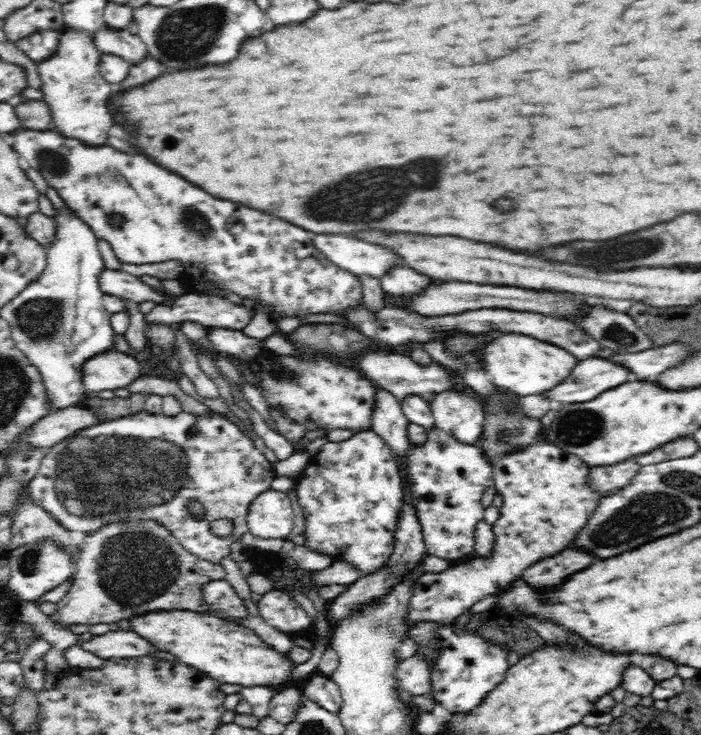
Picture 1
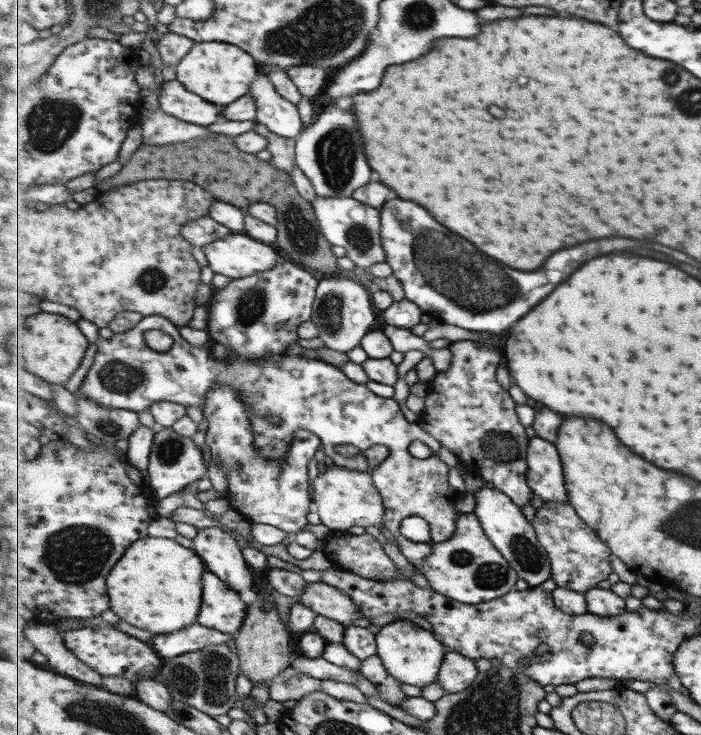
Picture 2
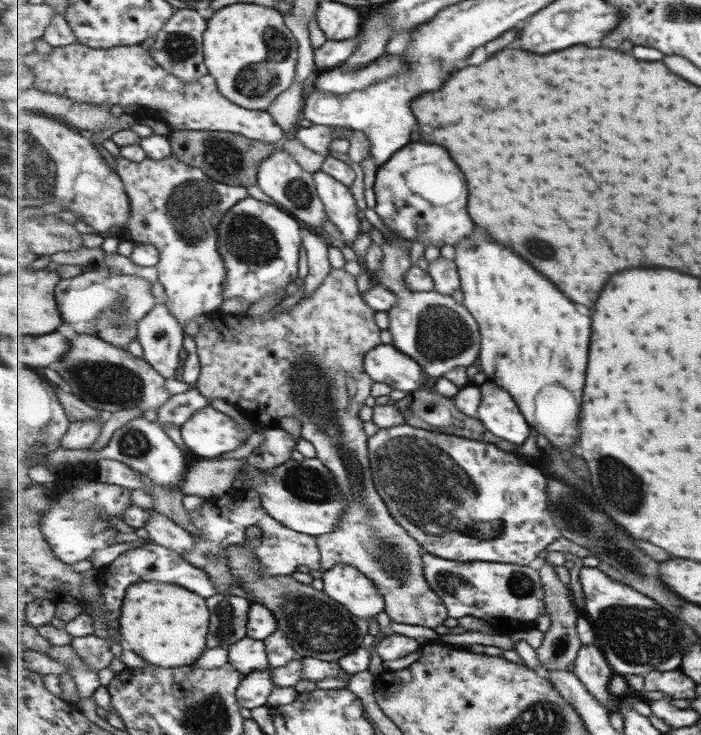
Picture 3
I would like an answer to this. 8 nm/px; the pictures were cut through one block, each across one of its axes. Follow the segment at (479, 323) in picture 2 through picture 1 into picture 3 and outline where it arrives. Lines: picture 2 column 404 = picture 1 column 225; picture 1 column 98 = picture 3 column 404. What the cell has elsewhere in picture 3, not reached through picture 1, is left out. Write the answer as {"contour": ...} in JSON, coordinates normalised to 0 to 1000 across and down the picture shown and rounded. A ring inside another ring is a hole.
{"contour":[[[589,193],[568,204],[549,223],[538,227],[532,259],[536,265],[534,286],[545,298],[545,302],[562,316],[568,316],[573,324],[582,328],[601,329],[606,337],[612,335],[645,333],[665,327],[675,318],[678,305],[666,288],[666,272],[669,272],[669,256],[660,231],[649,223],[649,218],[641,212],[638,201],[623,196],[603,196]]]}

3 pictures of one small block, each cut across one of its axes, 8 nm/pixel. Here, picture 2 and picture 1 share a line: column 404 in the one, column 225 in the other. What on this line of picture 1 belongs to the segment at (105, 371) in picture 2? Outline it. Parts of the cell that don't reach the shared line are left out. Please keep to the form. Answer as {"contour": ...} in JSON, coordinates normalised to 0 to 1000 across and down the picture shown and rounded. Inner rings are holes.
{"contour":[[[300,558],[291,566],[280,566],[280,563],[270,563],[264,559],[254,559],[248,566],[237,566],[234,562],[211,563],[210,561],[197,559],[195,562],[175,566],[174,569],[148,571],[146,576],[128,580],[123,585],[111,586],[108,590],[98,593],[86,604],[74,607],[66,612],[60,622],[56,648],[51,648],[43,657],[43,673],[60,691],[70,695],[71,701],[94,721],[110,724],[134,724],[136,720],[143,718],[157,710],[157,707],[223,707],[228,710],[243,725],[255,733],[261,746],[270,751],[285,756],[290,762],[300,762],[304,765],[317,765],[317,759],[322,754],[328,754],[328,743],[332,739],[344,737],[344,729],[354,724],[351,717],[351,698],[354,690],[364,675],[372,669],[385,665],[388,653],[394,650],[394,644],[389,638],[389,631],[385,630],[377,618],[371,615],[362,605],[362,600],[357,593],[351,593],[328,566],[314,563]],[[311,707],[328,709],[334,714],[334,724],[328,731],[311,732],[304,728],[302,710]]]}

